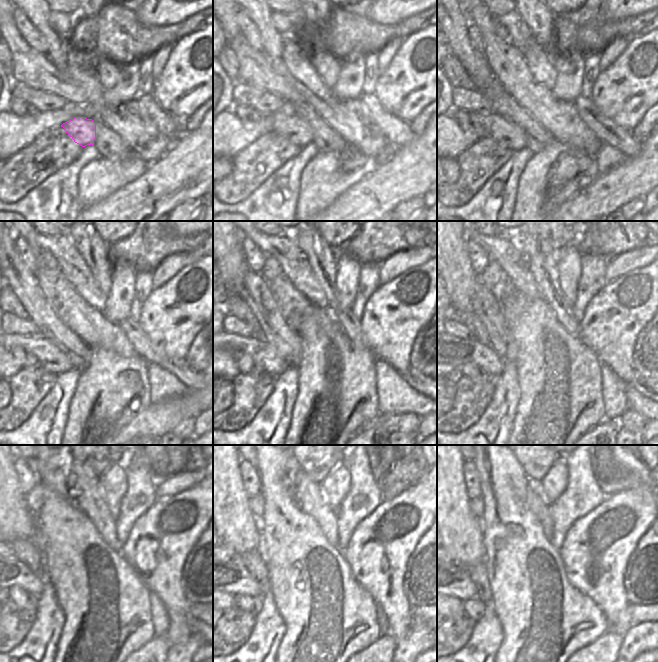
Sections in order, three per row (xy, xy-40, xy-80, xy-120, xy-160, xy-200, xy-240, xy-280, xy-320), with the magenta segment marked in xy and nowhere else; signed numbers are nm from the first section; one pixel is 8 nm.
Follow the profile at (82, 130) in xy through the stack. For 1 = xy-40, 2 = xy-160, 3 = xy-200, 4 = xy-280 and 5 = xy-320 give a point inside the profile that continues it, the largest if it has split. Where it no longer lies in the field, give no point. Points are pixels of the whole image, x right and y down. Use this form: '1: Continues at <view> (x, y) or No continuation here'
1: Continues at xy-40 (286, 123)
2: Continues at xy-160 (264, 354)
3: Continues at xy-200 (457, 351)
4: Continues at xy-280 (233, 577)
5: Continues at xy-320 (457, 583)

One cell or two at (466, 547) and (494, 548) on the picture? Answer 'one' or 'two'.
two

